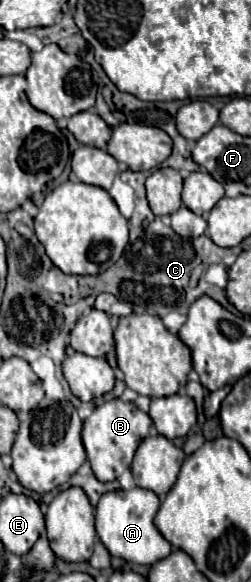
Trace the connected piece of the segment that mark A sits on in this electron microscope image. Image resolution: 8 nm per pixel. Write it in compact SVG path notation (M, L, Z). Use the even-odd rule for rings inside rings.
M134 487L130 491L110 491L96 505L96 533L110 555L138 565L154 565L172 553L172 545L154 527L160 501L150 489Z

